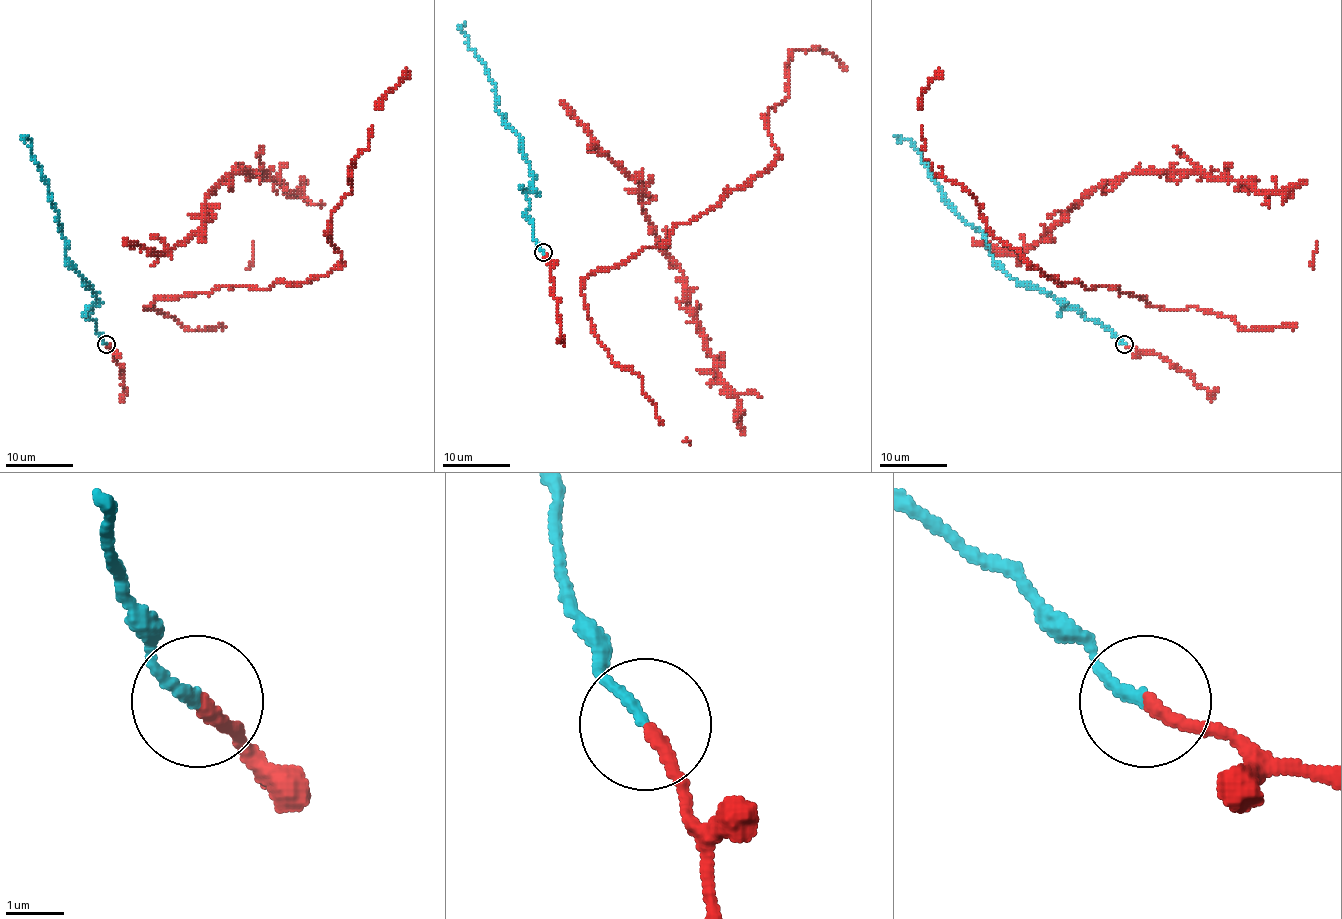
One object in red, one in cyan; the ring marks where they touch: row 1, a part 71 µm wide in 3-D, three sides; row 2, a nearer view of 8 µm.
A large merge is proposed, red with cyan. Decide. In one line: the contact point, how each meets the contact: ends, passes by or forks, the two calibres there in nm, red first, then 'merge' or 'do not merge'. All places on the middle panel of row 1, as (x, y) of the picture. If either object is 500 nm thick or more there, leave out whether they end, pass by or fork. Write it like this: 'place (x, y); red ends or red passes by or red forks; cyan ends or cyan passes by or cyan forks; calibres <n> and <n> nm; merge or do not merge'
place (543, 252); red ends; cyan ends; calibres 220 and 200 nm; merge

